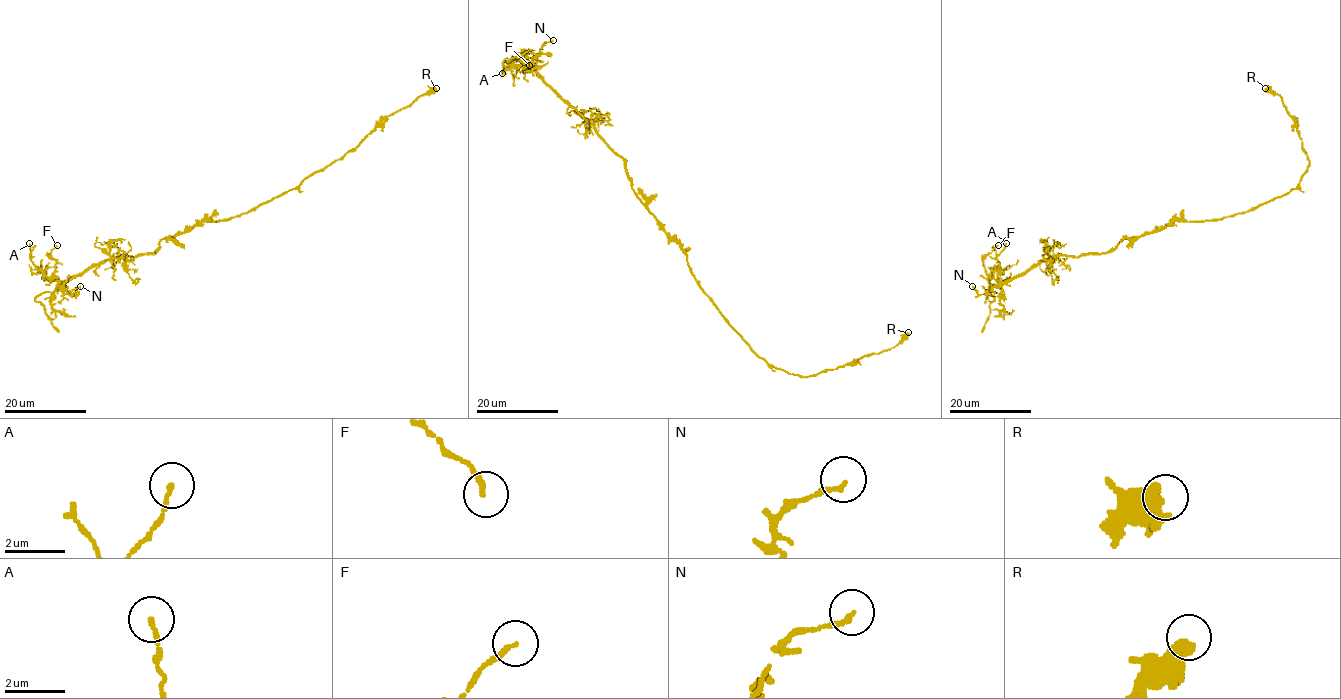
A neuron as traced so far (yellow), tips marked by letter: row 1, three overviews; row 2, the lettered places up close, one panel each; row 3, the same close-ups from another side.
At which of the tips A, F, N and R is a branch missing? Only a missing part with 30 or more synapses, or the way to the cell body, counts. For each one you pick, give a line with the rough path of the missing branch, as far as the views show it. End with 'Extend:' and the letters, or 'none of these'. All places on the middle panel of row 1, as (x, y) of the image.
Extend: none of these

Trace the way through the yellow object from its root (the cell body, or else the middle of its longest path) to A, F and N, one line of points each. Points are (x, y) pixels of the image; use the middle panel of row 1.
A: (686, 252), (637, 196), (626, 173), (625, 161), (586, 119), (529, 67), (504, 64), (502, 73)
F: (686, 252), (637, 196), (625, 161), (586, 119), (522, 62), (525, 50), (521, 56), (529, 65)
N: (686, 252), (637, 196), (626, 173), (625, 161), (536, 71), (533, 57), (546, 42), (553, 40)

